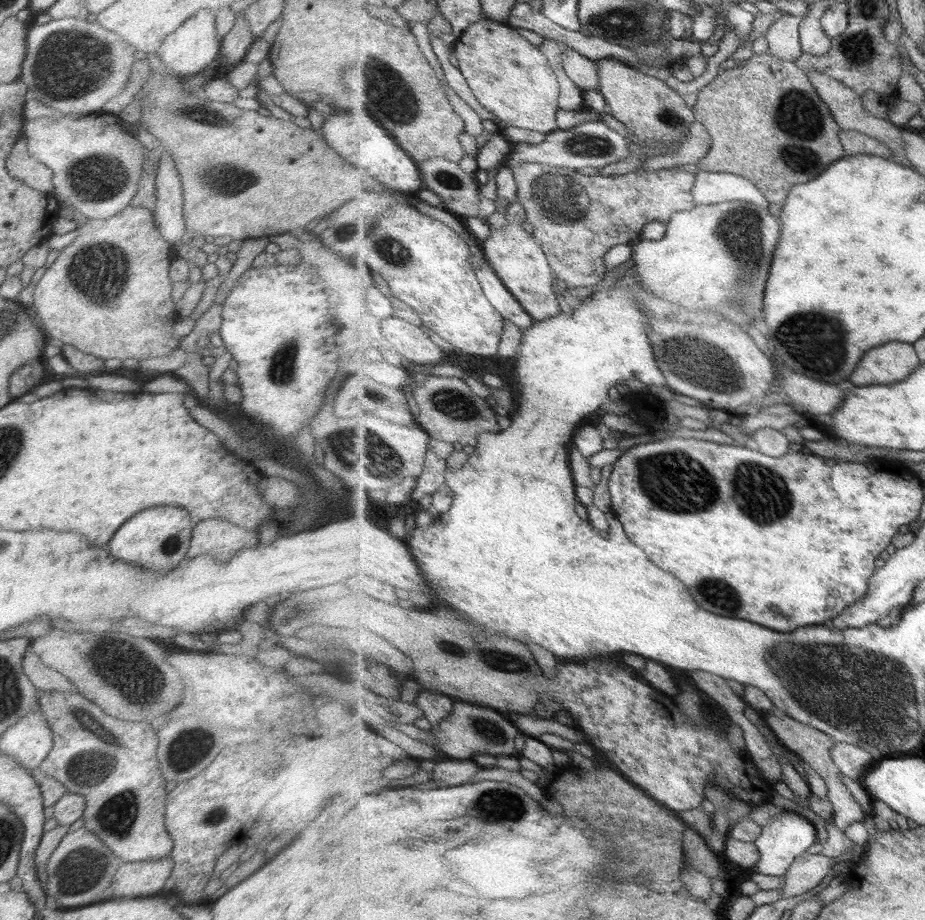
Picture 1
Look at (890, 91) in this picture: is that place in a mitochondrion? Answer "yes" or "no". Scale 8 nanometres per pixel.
yes

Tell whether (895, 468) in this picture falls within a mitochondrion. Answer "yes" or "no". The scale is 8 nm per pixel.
no

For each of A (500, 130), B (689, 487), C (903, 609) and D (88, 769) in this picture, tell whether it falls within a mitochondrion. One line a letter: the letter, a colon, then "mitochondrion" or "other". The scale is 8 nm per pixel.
A: other
B: mitochondrion
C: other
D: mitochondrion

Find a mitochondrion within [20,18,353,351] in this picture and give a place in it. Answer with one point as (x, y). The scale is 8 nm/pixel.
(54, 71)

